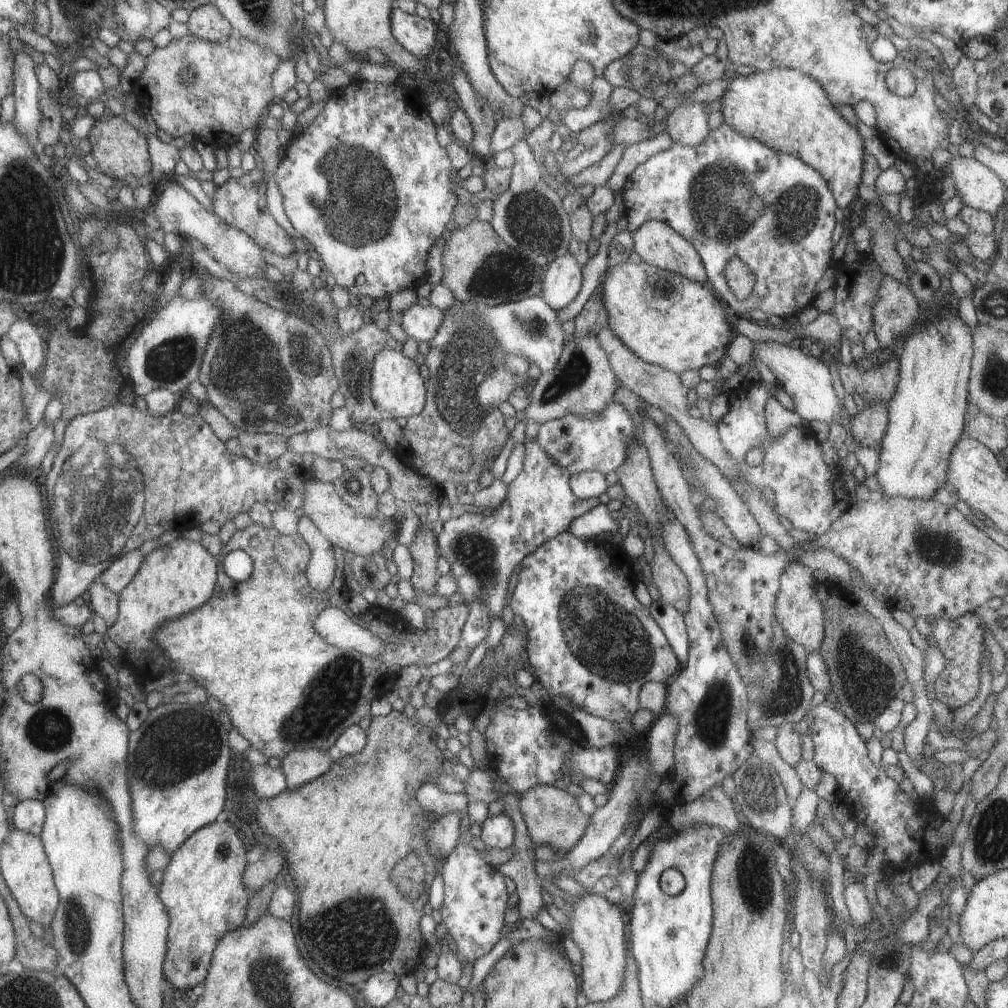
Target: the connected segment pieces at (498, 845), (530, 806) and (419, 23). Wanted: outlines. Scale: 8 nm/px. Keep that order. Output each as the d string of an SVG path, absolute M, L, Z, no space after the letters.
M505 814L487 816L482 822L479 845L491 849L505 850L513 844L513 822Z
M551 785L533 786L518 796L520 813L526 824L527 834L534 846L548 846L555 854L565 854L575 846L583 836L584 829L589 824L589 817L585 816L577 807L577 800L564 789Z
M393 6L389 24L393 38L414 57L423 60L433 50L439 26L432 19L423 19L415 13L407 14Z

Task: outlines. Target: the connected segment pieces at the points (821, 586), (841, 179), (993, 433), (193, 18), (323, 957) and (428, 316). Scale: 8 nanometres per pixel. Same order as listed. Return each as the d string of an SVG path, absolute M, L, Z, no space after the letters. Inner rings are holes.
M815 580L813 588L823 606L825 638L819 654L829 672L829 692L826 702L841 711L853 724L873 721L899 695L906 683L905 669L891 648L883 627L839 582Z
M793 69L754 71L746 76L730 73L728 85L719 98L719 103L723 124L731 126L737 134L749 140L755 139L775 152L796 156L809 168L817 170L817 174L831 190L835 206L846 211L846 206L849 206L849 202L856 196L857 185L863 172L863 154L866 153L863 138L857 129L845 122L839 109L829 104L827 94L815 78Z
M983 413L975 414L973 418L965 414L961 437L981 442L995 455L1007 446L1007 429L1005 429L1002 421Z
M203 5L188 11L186 22L188 32L209 42L225 42L234 34L229 22L215 8L215 5Z
M391 711L385 716L372 716L368 728L366 729L365 746L355 754L349 756L341 756L333 761L331 768L327 772L323 772L321 776L313 778L309 782L293 788L293 790L285 789L283 792L271 798L262 798L257 802L257 814L254 814L257 826L261 832L266 833L271 839L277 842L278 847L284 854L284 861L287 862L288 872L295 886L295 892L299 897L298 905L298 923L301 926L301 940L303 946L309 952L309 956L315 960L315 964L329 976L345 982L345 984L357 984L357 982L365 982L367 978L375 973L393 973L396 977L404 976L411 973L414 974L417 966L422 962L422 957L426 951L426 944L419 934L419 920L424 915L423 906L427 904L429 889L426 888L418 897L405 898L401 893L401 889L396 888L396 884L391 882L389 876L397 869L397 864L402 861L409 852L417 854L423 870L425 870L424 885L428 887L435 873L435 856L431 856L427 852L427 842L425 842L425 832L429 830L429 826L437 820L437 816L427 814L417 804L415 800L415 792L421 784L427 782L434 783L437 774L442 771L441 763L443 762L443 753L435 745L437 735L430 727L423 726L415 717L405 716L401 711Z
M414 302L408 308L403 308L398 324L407 339L411 337L417 342L427 342L435 336L443 320L443 314L445 314L445 309L438 310L433 306L422 306Z

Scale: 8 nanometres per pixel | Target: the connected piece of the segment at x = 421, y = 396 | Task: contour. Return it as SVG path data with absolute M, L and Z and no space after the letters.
M383 349L375 354L369 372L369 396L381 420L407 418L419 414L425 404L426 388L414 359L409 359L395 350Z

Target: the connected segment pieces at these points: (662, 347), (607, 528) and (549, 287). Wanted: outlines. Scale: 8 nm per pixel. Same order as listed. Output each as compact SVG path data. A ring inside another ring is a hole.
M643 261L607 267L598 283L609 332L639 360L679 375L685 370L717 366L729 354L735 335L725 318L730 312L709 285L691 282Z
M598 504L591 507L585 514L574 518L570 524L570 533L575 538L591 540L593 536L605 532L617 532L619 530L619 520L609 516L607 506Z
M571 254L554 258L544 268L539 298L553 310L565 308L581 288L581 268Z

